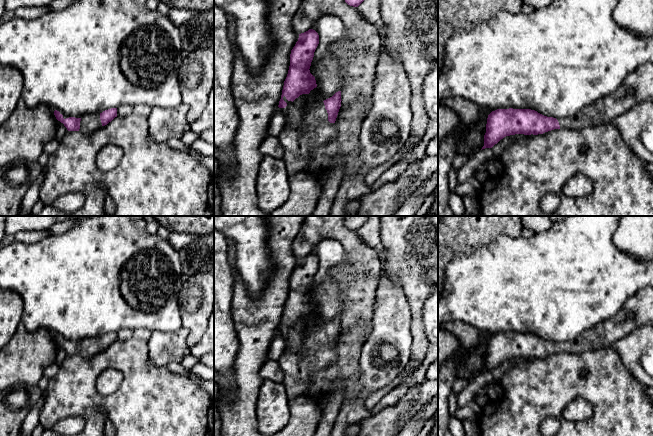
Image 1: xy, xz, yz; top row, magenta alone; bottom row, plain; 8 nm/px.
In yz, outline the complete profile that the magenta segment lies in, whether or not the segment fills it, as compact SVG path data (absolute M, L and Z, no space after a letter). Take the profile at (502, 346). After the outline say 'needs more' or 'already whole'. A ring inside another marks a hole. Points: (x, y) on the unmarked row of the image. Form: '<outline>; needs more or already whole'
M646 286L630 297L621 310L613 318L600 322L597 326L583 332L575 341L553 342L547 341L531 333L497 333L487 342L486 357L484 359L485 372L492 372L501 363L515 358L538 359L554 353L581 353L611 346L634 329L641 326L653 328L653 287Z; needs more

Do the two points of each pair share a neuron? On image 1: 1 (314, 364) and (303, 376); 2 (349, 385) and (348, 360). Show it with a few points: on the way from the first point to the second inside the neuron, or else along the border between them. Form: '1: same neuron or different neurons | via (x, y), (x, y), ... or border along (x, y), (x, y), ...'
1: same neuron | via (311, 367), (305, 373)
2: same neuron | via (348, 379), (348, 366)

